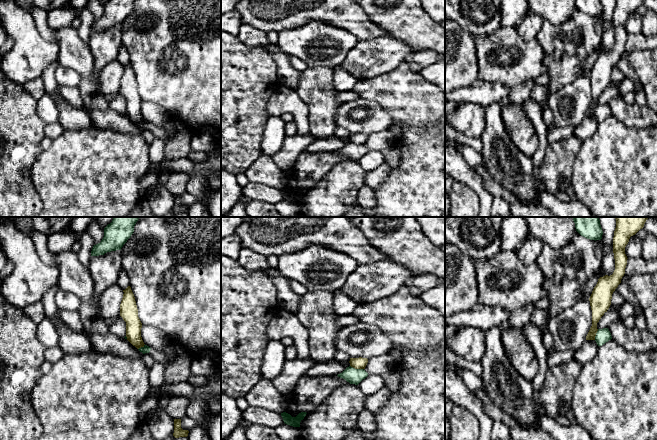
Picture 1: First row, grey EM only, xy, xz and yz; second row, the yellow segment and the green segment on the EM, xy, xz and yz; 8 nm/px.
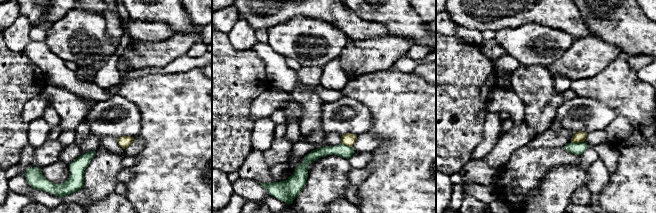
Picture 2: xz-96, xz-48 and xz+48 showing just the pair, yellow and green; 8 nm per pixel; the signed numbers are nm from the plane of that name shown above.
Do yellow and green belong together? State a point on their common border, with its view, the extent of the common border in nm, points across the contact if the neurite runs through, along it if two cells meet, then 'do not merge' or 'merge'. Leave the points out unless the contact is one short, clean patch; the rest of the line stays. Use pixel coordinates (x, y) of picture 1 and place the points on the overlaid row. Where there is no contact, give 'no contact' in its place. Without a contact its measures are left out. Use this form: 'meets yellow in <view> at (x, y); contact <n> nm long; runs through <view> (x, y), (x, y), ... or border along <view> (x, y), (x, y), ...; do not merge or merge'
meets yellow in xz at (357, 368); contact 120 nm long; border along xz (350, 365), (363, 369); do not merge

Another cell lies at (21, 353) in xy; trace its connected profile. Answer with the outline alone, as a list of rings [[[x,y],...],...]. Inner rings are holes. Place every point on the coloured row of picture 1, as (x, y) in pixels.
[[[0,294],[0,440],[38,440],[43,427],[37,414],[35,413],[33,407],[30,403],[30,394],[34,388],[34,385],[42,377],[43,373],[40,369],[42,363],[45,361],[44,352],[46,348],[37,338],[37,325],[34,323],[33,319],[29,317],[24,309],[20,309],[11,305],[5,298]]]

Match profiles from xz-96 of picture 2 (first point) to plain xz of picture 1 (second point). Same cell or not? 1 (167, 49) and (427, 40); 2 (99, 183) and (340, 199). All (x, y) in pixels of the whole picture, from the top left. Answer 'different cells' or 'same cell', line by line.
1: different cells
2: same cell

